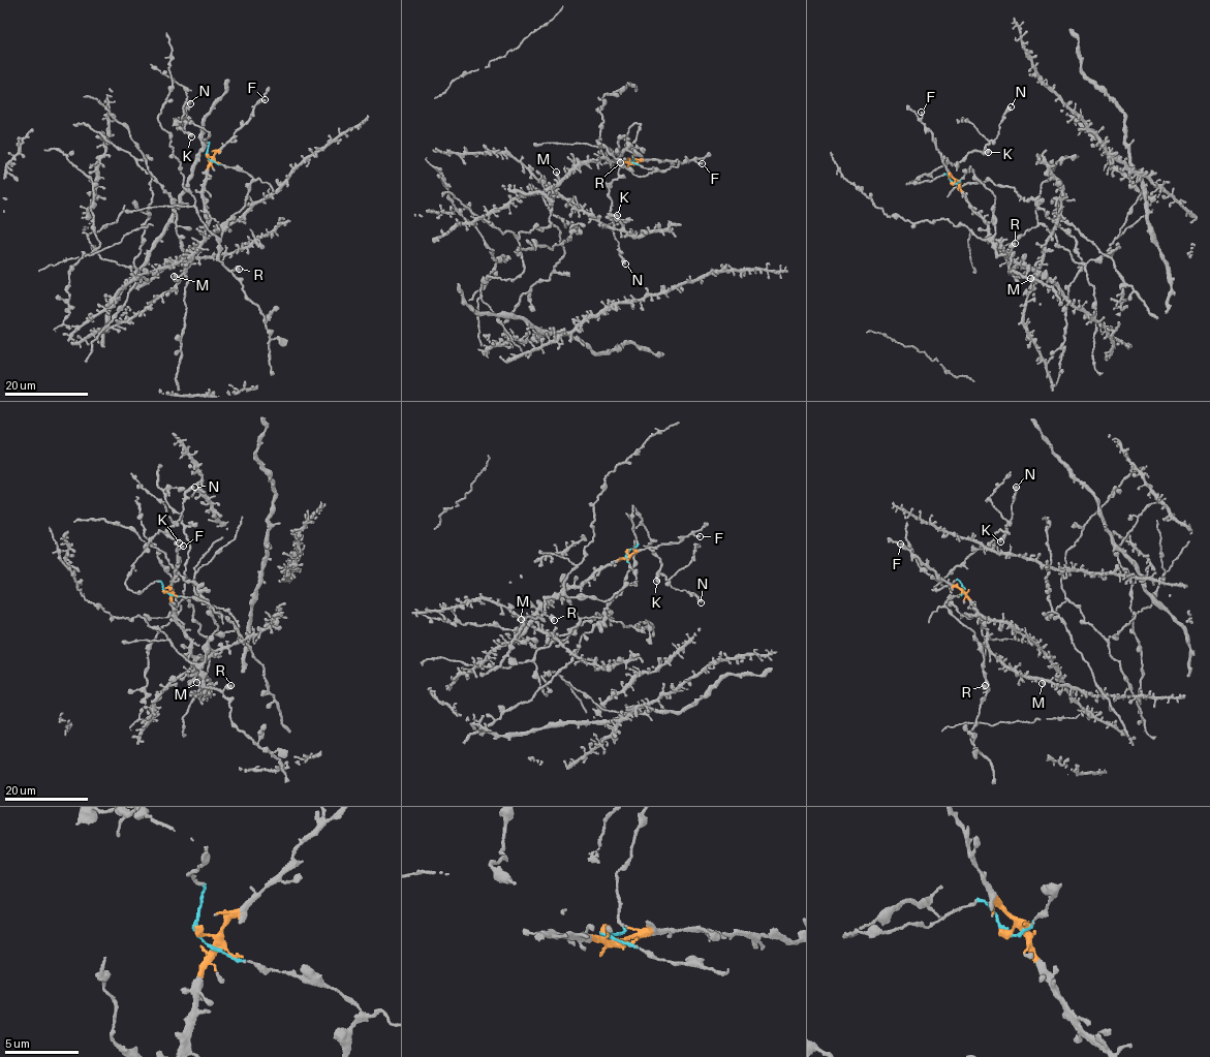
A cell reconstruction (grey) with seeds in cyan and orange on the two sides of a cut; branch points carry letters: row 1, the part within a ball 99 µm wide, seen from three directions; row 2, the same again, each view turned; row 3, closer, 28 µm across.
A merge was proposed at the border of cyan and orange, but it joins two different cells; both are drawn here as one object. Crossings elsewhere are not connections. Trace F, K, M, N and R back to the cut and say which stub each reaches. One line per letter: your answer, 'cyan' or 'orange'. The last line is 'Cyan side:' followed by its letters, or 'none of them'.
F: orange
K: cyan
M: orange
N: cyan
R: cyan
Cyan side: K, N, R

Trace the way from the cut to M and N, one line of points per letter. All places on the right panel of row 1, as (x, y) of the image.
M: (954, 183), (956, 182), (969, 207), (982, 217), (988, 232), (1016, 260), (1036, 272), (1030, 278)
N: (954, 183), (945, 174), (907, 184), (983, 151), (997, 135), (1011, 106)

